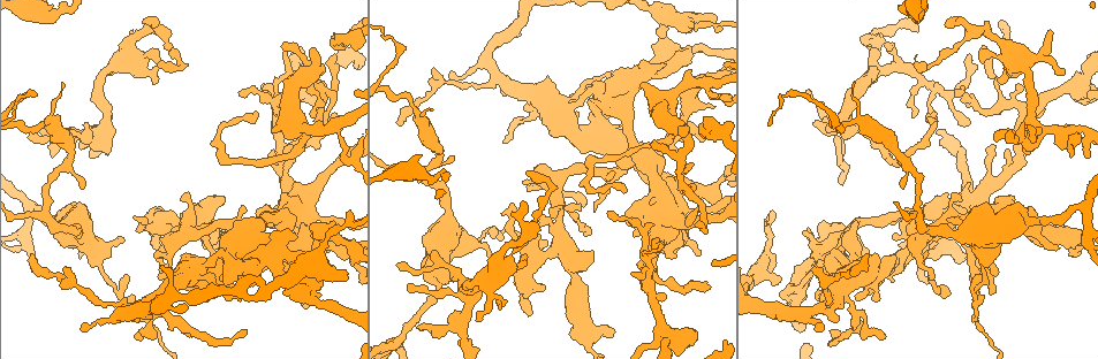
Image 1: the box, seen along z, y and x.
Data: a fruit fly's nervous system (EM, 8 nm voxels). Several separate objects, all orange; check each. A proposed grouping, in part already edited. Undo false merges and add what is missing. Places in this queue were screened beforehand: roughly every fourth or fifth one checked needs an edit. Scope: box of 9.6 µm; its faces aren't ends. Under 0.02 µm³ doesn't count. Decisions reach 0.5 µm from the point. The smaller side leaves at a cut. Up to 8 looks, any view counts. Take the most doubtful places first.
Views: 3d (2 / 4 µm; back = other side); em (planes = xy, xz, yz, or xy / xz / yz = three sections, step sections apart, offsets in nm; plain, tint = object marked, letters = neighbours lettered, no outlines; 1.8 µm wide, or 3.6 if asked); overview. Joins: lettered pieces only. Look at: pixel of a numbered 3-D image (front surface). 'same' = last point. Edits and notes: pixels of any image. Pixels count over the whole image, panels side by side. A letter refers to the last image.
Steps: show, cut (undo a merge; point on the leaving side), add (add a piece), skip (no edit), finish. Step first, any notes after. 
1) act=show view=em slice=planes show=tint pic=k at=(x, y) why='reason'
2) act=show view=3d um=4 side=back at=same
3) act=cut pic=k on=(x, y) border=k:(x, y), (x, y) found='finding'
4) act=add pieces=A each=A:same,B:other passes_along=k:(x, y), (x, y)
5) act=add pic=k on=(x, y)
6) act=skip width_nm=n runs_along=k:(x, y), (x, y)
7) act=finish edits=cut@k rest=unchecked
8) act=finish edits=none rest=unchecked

act=show view=em um=3.6 slice=xy step=4 show=letters pic=1 at=(672, 210) why='a narrow waist'

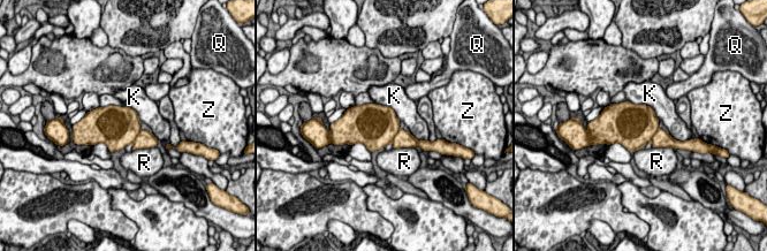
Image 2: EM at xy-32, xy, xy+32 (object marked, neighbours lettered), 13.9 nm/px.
act=skip each=K:other,Q:other,R:other,Z:other border=2:(628, 100), (647, 105), (659, 121) found='all the same neuron'

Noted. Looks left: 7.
act=show view=3d um=4 pic=1 at=(796, 287) why='narrows sharply'

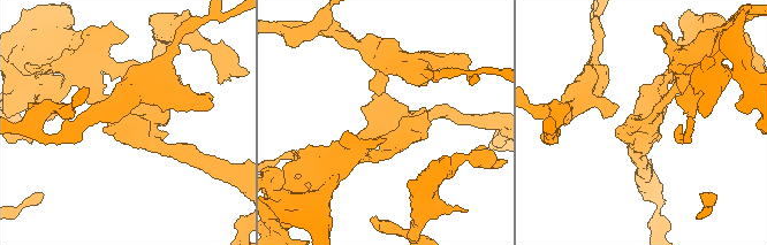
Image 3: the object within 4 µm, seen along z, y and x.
act=show view=em slice=planes show=tint pic=3 at=(129, 124)

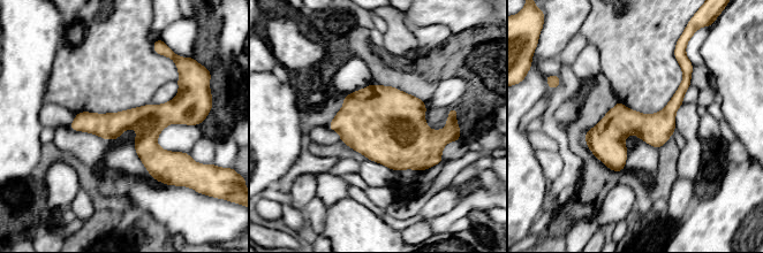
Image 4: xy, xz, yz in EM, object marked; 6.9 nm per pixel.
act=show view=em slice=planes show=letters at=same why='what lies round it'

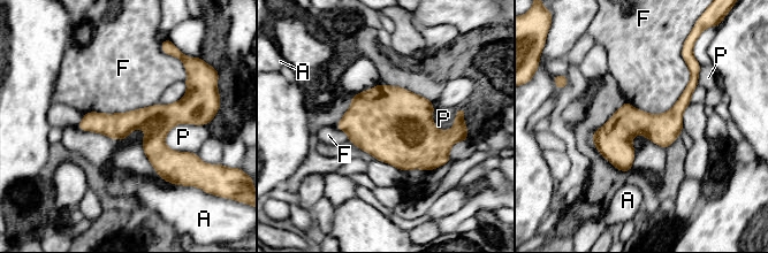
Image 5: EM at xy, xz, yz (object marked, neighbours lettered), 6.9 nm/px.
act=skip each=A:other,F:other,P:other runs_along=5:(694, 78), (661, 124), (599, 146) found='continuous, no second neuron'

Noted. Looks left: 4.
act=show view=3d um=4 pic=1 at=(645, 283) why='a fork'

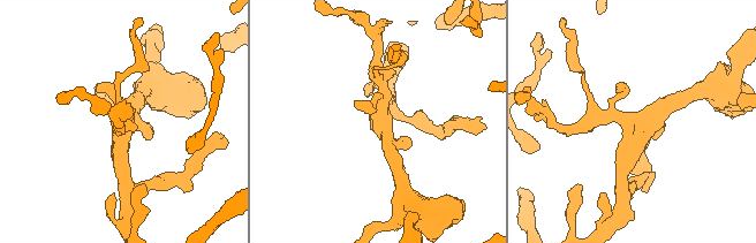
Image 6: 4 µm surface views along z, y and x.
act=show view=em slice=planes show=letters pic=6 at=(122, 138)

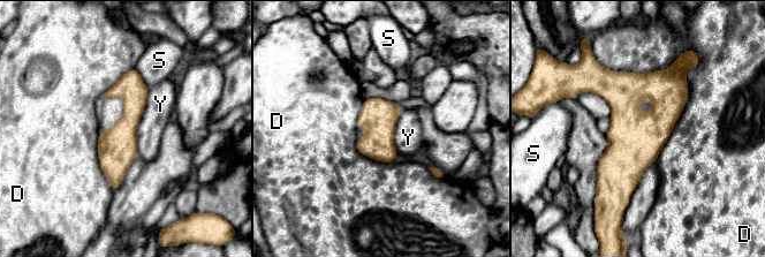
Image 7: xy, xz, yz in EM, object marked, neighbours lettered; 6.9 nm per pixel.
act=skip each=D:other,S:other,Y:other runs_along=7:(133, 72), (114, 186) found='one neuron here'

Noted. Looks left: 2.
act=finish edits=none rest=unchecked

